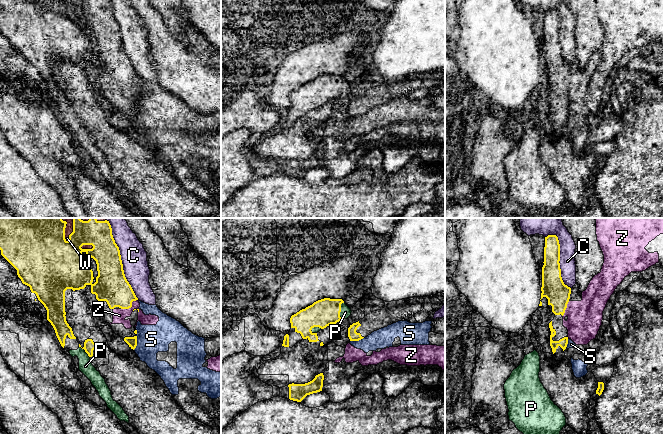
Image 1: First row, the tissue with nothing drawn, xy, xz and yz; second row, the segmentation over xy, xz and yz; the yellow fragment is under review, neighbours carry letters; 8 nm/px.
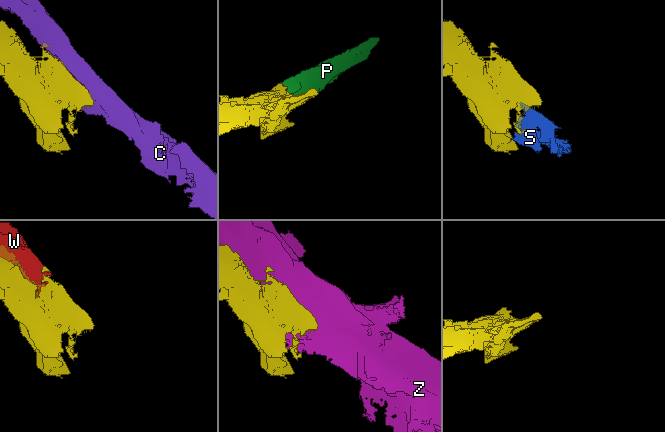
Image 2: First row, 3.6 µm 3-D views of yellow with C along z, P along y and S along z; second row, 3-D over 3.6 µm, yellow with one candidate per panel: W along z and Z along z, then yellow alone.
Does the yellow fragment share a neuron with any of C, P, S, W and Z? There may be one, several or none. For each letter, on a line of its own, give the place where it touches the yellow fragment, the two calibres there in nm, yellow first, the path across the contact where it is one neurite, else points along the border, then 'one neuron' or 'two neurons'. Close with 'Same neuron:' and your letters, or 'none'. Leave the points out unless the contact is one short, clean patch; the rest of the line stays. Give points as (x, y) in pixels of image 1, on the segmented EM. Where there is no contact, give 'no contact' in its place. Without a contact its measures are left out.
C: xy (120, 259) | 260/200 nm | two neurons
P: xz (340, 311) | 220/80 nm | one neuron
S: xy (136, 343) | 80/240 nm | along xy (137, 336), (137, 345), (133, 349) | two neurons
W: xy (73, 230) | 360/70 nm | two neurons
Z: xy (130, 307) | 260/110 nm | two neurons
Same neuron: P

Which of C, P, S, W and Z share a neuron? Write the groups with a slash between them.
C / P / S / W / Z

